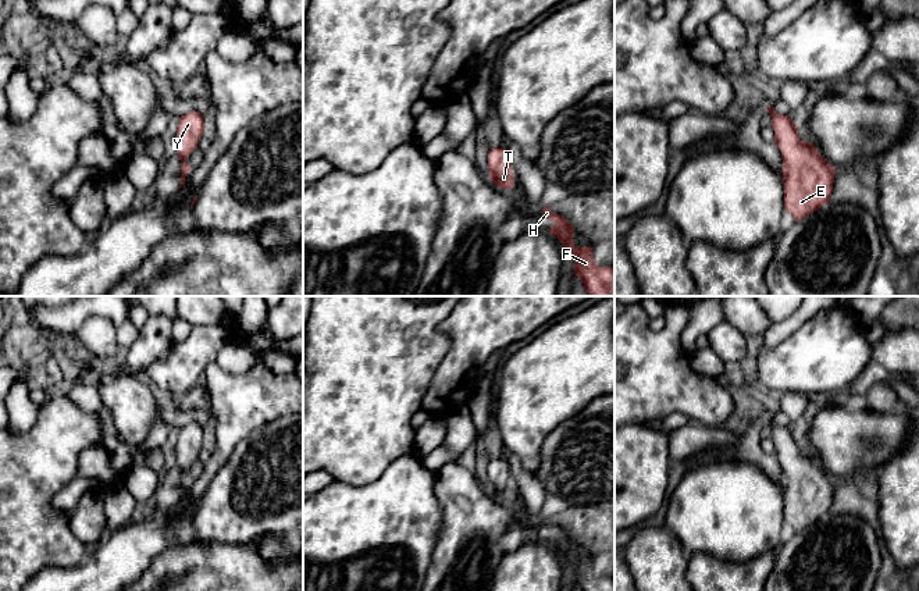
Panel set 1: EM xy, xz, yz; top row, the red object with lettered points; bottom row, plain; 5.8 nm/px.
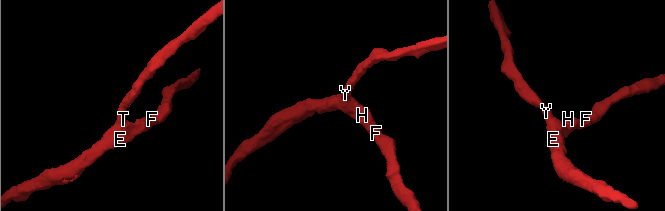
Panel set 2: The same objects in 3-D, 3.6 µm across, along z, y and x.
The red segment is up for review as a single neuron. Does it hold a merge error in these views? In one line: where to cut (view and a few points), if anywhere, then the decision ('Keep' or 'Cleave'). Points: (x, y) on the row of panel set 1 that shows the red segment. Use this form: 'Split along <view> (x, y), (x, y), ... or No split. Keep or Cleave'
No split. Keep

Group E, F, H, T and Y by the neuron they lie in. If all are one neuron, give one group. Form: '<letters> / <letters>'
E F H T Y

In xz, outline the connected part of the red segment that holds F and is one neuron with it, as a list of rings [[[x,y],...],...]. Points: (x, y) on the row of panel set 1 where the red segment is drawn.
[[[546,204],[541,213],[553,222],[548,232],[563,243],[567,256],[573,259],[574,273],[583,281],[585,292],[589,296],[615,296],[615,268],[598,266],[591,246],[574,246],[573,225],[563,216],[552,213]]]

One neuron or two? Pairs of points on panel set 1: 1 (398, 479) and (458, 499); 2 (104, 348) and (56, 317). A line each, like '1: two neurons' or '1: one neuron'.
1: two neurons
2: two neurons

